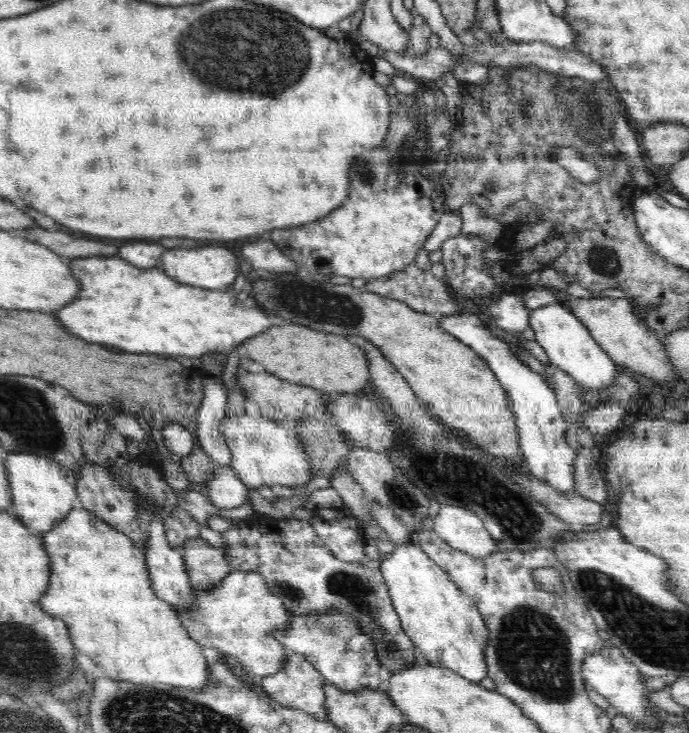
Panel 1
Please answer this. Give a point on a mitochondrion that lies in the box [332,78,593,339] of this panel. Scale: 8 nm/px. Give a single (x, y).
(406, 146)

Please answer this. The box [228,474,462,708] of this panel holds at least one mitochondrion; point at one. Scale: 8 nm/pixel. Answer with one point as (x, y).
(360, 592)

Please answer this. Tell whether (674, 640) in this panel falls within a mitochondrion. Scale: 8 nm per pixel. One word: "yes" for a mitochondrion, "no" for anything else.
yes

